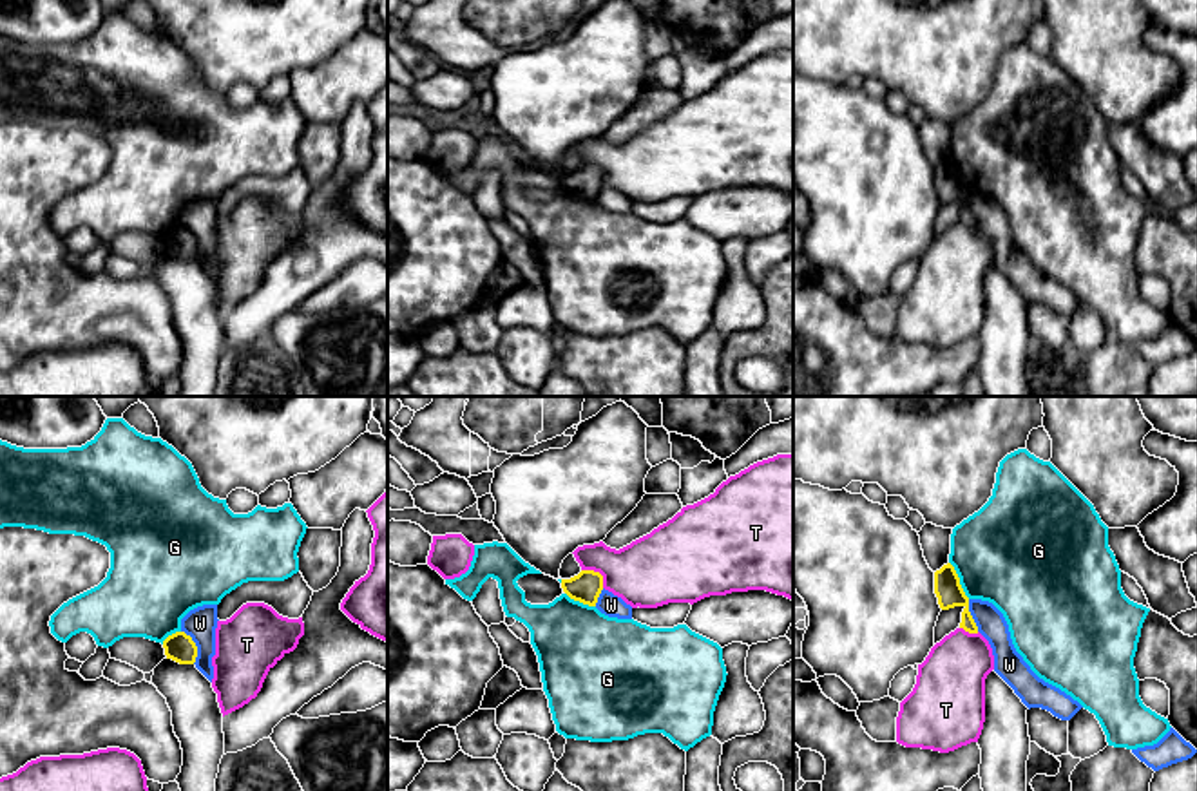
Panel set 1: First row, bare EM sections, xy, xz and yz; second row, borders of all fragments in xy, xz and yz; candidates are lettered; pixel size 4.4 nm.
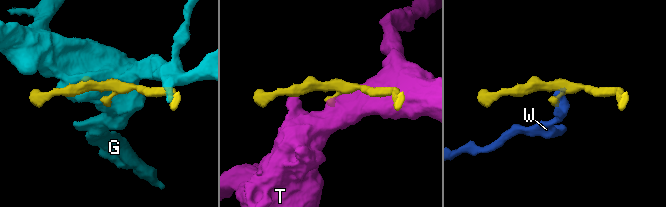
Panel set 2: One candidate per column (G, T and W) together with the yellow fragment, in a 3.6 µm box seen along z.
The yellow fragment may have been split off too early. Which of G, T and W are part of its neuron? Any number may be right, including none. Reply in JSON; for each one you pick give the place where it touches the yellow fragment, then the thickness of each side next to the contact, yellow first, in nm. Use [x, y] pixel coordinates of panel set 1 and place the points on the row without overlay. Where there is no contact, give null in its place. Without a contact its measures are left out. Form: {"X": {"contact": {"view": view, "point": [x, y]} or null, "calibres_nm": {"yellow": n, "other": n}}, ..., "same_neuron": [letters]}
{"same_neuron": []}

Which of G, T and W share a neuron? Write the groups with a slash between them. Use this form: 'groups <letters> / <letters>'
groups G / T / W

